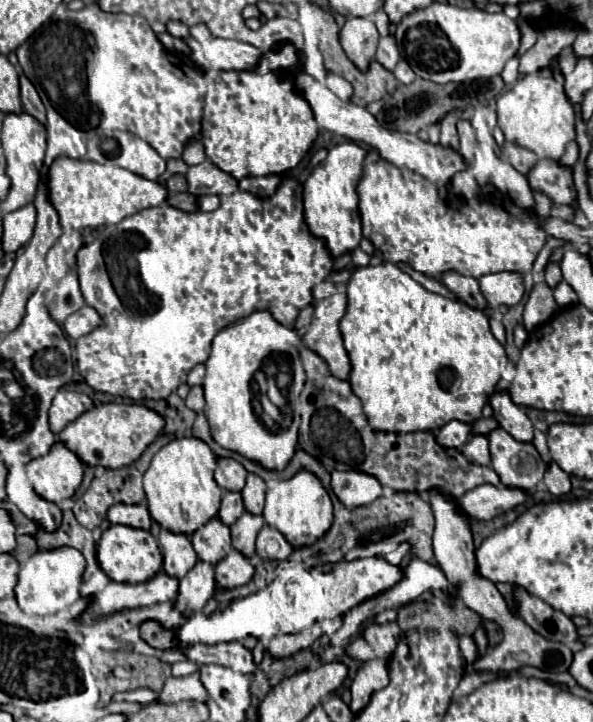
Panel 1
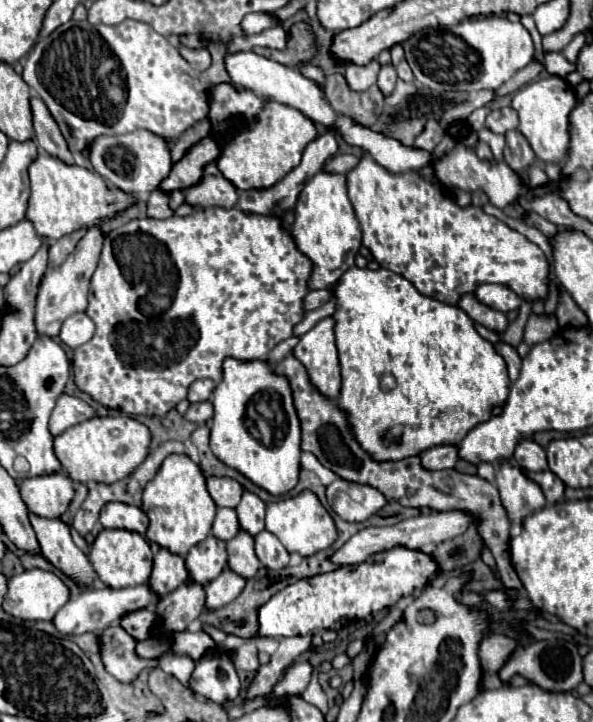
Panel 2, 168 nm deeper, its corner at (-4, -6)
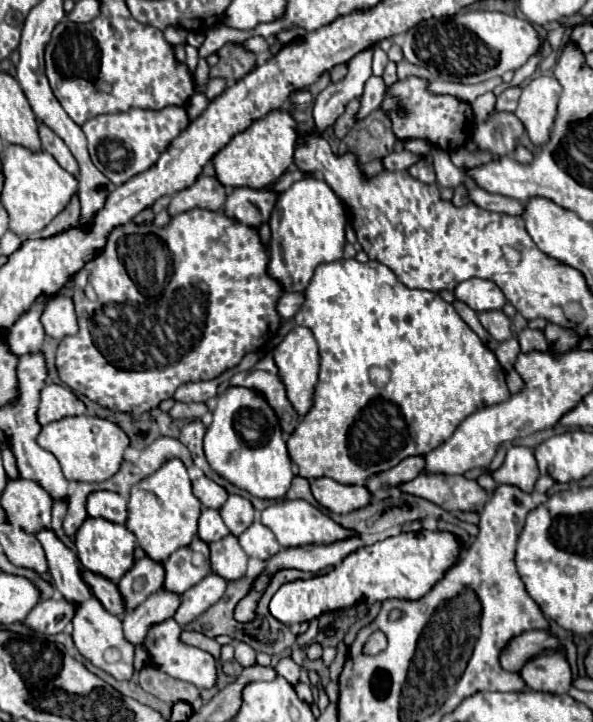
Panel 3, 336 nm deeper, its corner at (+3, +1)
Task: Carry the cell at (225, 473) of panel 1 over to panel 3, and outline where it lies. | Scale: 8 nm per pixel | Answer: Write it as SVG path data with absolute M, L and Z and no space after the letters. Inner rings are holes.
M202 476L194 482L194 494L200 498L200 502L206 506L206 508L220 508L226 498L228 498L228 492L216 484L214 480Z

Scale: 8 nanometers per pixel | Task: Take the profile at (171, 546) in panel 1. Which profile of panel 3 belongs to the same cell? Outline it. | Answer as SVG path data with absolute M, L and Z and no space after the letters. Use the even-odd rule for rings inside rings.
M148 556L140 558L120 580L120 594L124 596L126 610L134 610L142 604L152 592L164 588L164 566Z

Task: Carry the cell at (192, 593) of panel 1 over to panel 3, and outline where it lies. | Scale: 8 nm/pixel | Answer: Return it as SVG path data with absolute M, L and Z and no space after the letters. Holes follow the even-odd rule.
M158 590L152 596L148 596L138 608L124 614L124 636L134 646L140 646L146 638L148 630L154 624L162 624L168 618L174 618L176 610L180 606L180 596L170 590Z

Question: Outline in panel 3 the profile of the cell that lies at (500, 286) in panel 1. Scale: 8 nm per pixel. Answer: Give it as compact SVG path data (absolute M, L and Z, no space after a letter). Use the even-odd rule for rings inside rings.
M470 278L456 286L454 296L462 302L466 302L472 310L484 312L484 310L502 310L506 304L506 298L502 290L486 278Z

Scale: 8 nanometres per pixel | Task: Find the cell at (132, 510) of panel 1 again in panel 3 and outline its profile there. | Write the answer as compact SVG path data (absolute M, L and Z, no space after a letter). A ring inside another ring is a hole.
M94 492L86 504L88 516L104 518L116 524L126 524L128 520L128 500L114 492Z

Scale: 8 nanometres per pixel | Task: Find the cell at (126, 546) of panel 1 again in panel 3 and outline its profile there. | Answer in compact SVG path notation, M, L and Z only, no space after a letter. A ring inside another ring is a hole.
M86 518L76 534L76 552L82 566L94 574L100 574L112 582L118 582L134 564L136 536L114 522L102 522L102 518Z

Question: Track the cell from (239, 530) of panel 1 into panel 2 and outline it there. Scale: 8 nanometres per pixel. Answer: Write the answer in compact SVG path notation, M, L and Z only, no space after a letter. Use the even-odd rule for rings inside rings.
M239 531L237 537L225 543L227 549L227 565L233 569L237 575L249 579L257 573L261 567L255 551L253 551L253 537L245 531Z

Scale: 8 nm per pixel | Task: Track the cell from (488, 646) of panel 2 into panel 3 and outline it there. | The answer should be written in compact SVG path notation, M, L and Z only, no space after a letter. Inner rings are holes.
M528 630L514 636L500 654L500 666L508 672L518 672L518 666L528 662L538 650L558 646L558 640L548 630Z

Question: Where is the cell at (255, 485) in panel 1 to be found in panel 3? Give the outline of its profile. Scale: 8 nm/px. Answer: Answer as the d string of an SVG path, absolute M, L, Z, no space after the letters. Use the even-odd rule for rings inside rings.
M230 496L226 504L220 508L222 520L234 536L240 536L254 522L254 506L244 496Z

